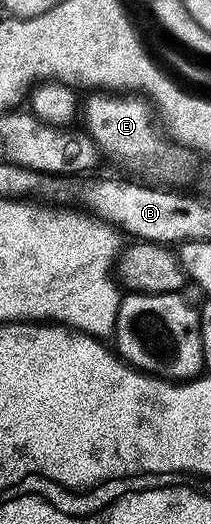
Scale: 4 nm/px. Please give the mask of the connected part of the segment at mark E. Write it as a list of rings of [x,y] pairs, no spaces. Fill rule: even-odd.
[[[92,93],[89,95],[92,96],[85,103],[83,100],[82,103],[82,119],[84,115],[82,127],[107,158],[109,155],[110,158],[117,159],[124,167],[132,166],[136,169],[144,167],[146,174],[157,175],[160,179],[170,178],[179,167],[187,165],[190,158],[189,152],[177,146],[171,138],[166,137],[154,118],[154,111],[149,100],[136,93]]]

